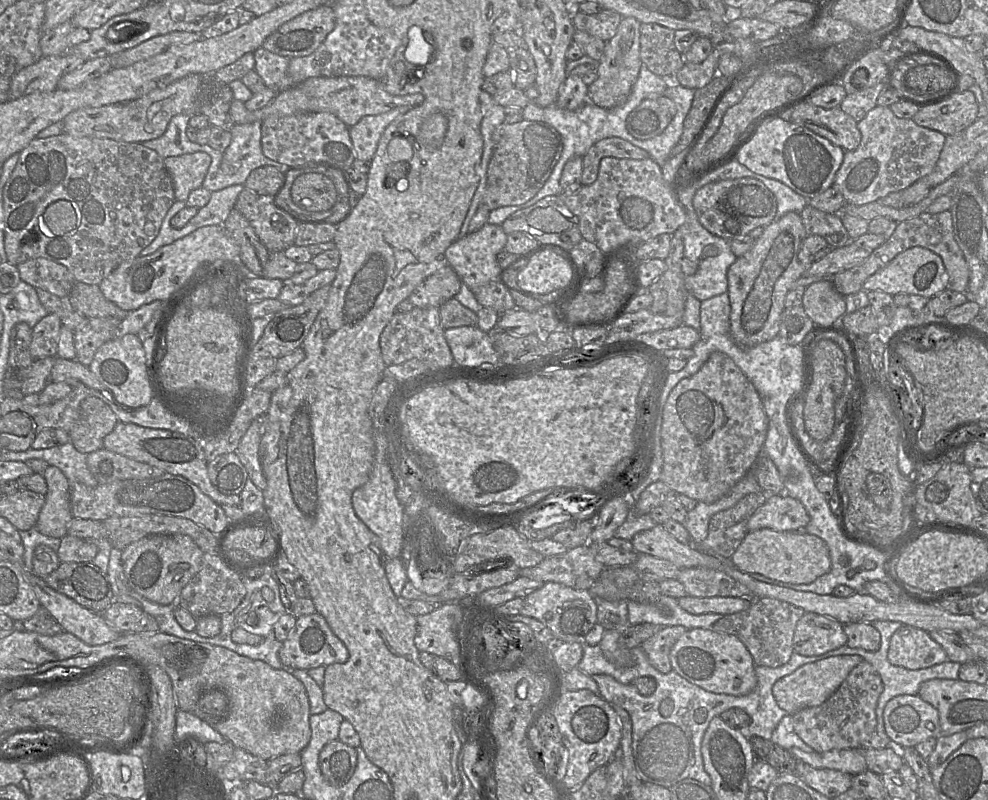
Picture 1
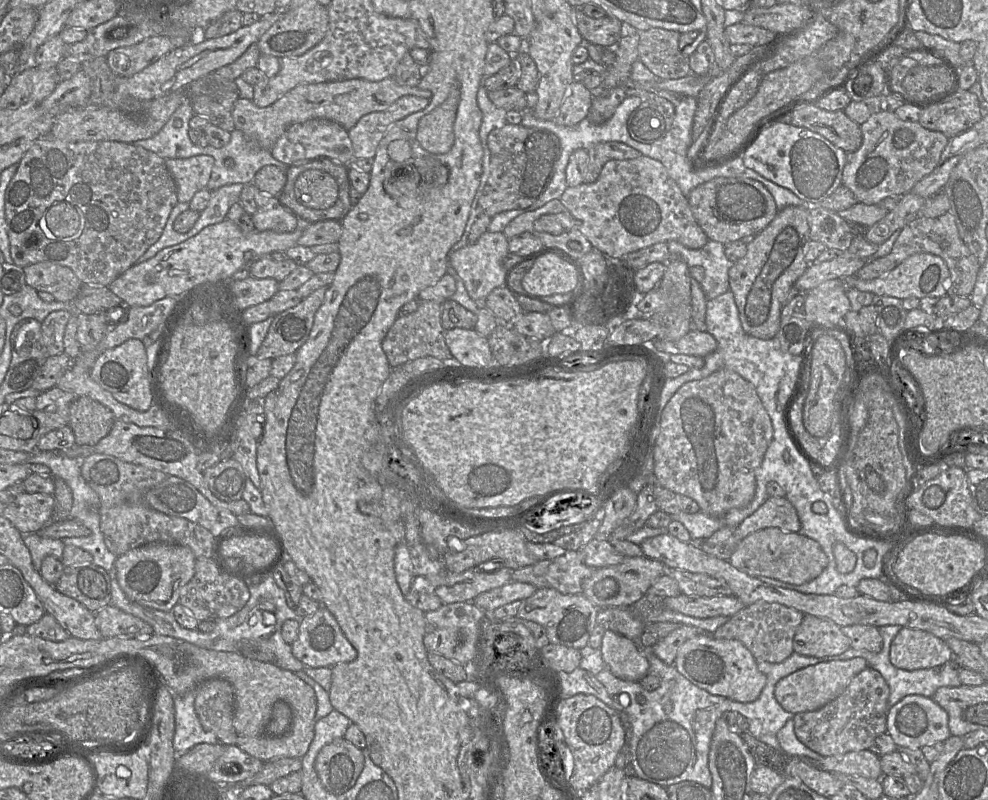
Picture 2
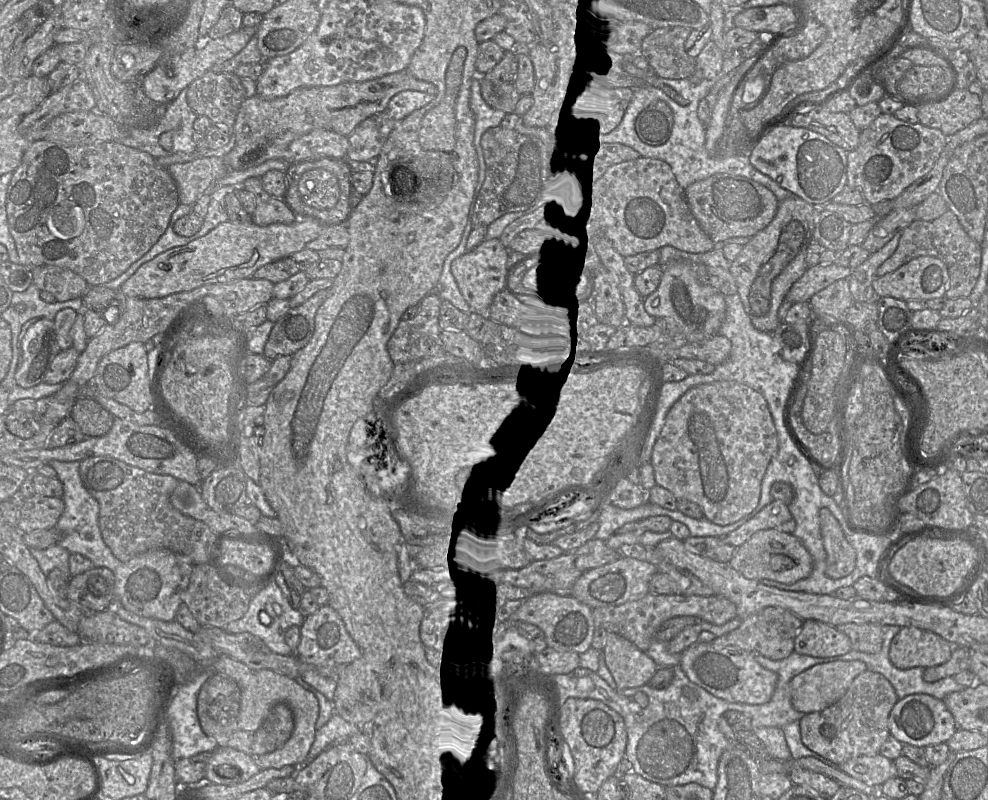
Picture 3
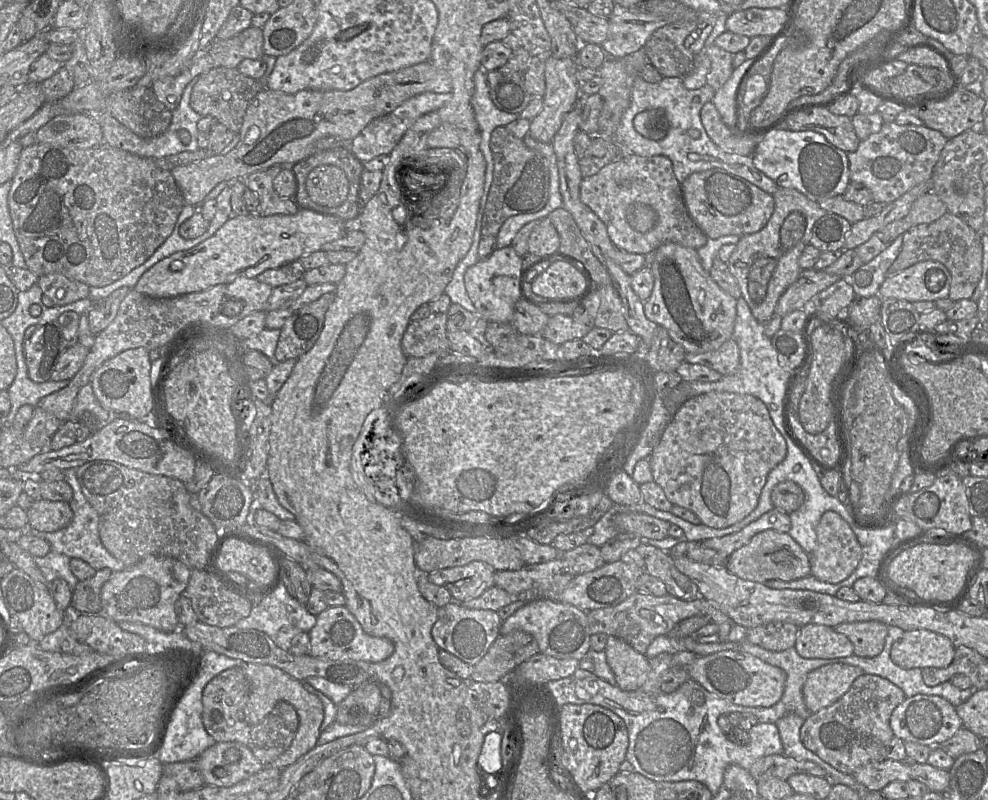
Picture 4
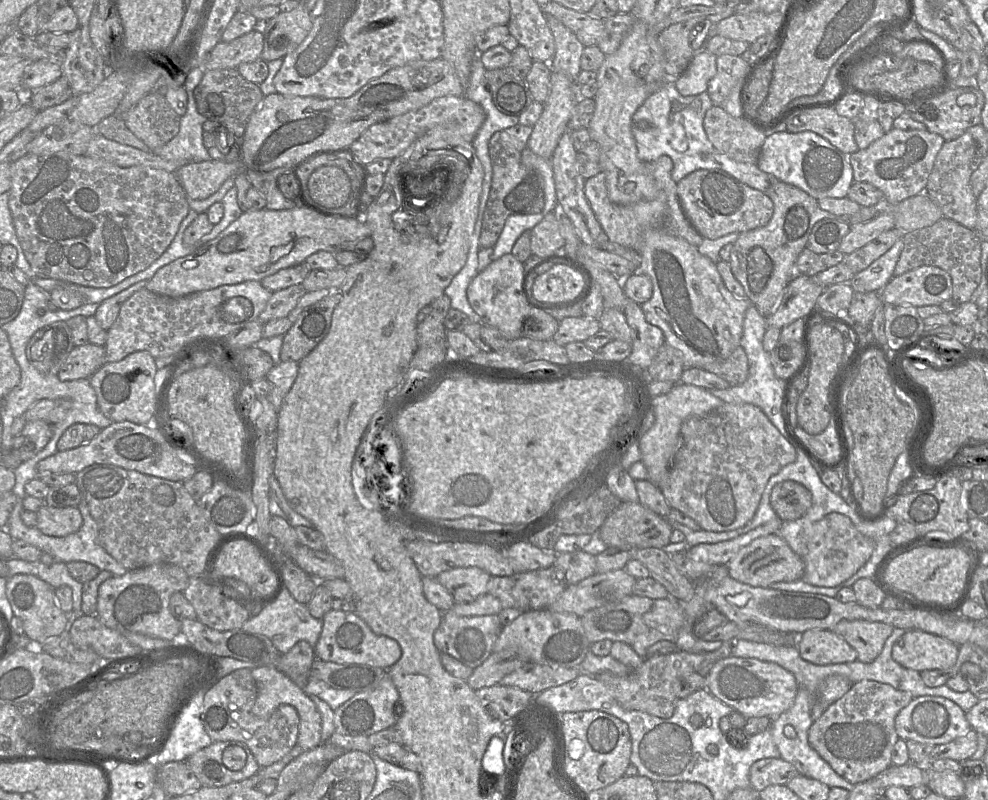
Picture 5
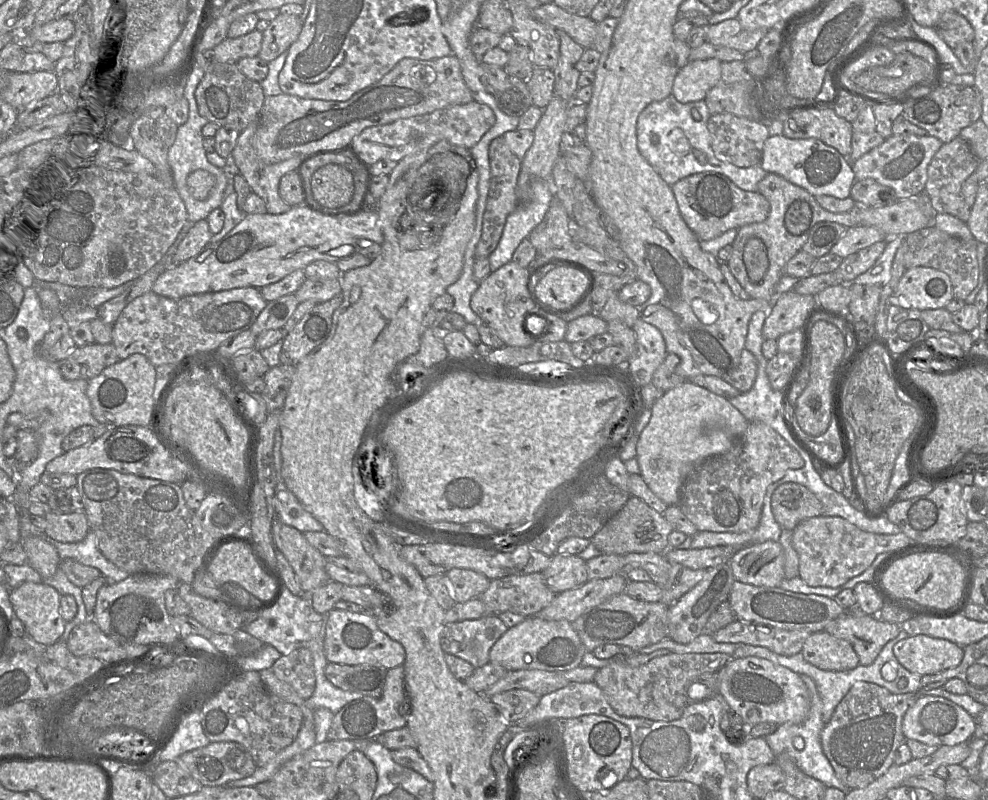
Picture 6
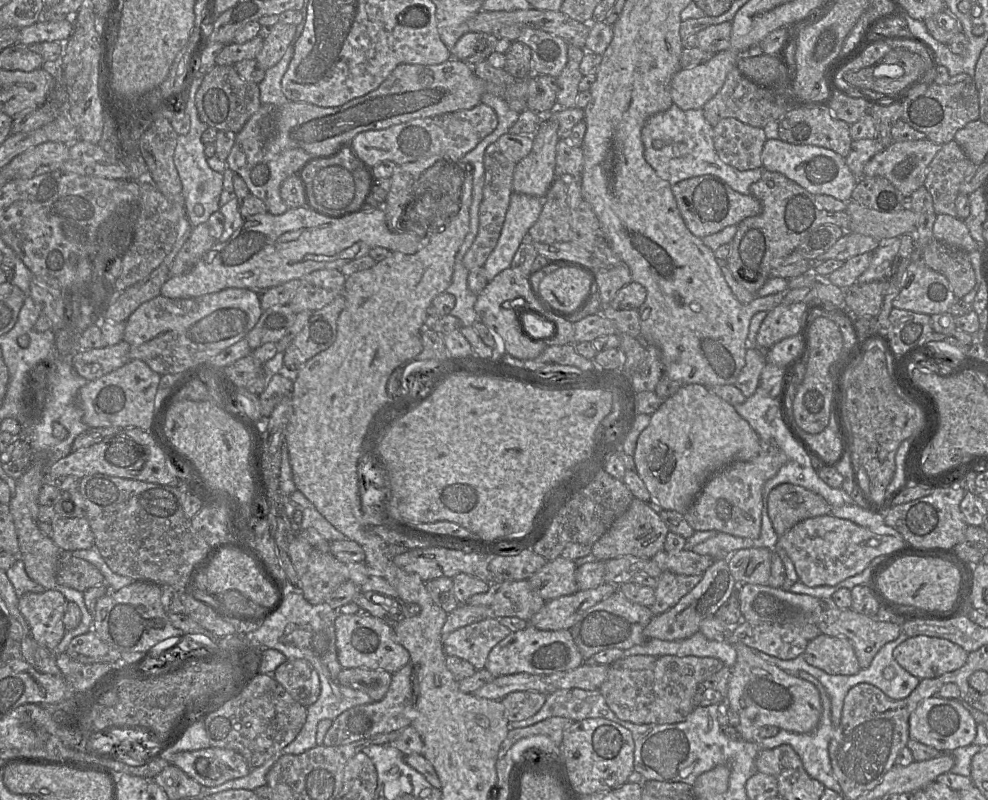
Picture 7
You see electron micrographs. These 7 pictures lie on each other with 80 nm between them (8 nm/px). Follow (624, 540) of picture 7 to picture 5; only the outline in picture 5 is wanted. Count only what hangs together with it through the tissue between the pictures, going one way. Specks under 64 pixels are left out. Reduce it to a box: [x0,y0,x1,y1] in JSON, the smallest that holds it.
[599,502,672,550]

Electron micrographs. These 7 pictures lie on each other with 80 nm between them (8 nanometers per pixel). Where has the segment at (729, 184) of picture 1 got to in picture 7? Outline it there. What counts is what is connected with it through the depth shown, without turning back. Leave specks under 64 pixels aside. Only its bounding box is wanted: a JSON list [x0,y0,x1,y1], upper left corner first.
[672,174,762,239]

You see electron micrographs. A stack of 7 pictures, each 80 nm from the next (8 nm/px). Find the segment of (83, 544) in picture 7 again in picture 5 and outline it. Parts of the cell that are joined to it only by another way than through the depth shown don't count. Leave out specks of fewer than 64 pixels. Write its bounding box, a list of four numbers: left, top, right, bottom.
[36,504,83,537]

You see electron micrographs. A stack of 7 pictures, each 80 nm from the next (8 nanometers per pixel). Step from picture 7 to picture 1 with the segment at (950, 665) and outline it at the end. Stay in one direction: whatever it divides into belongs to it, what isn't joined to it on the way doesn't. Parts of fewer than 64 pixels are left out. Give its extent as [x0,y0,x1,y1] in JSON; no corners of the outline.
[887,625,948,670]

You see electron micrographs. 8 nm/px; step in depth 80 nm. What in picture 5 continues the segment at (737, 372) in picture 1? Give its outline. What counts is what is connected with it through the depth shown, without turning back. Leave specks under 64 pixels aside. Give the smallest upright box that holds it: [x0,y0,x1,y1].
[659,402,796,530]

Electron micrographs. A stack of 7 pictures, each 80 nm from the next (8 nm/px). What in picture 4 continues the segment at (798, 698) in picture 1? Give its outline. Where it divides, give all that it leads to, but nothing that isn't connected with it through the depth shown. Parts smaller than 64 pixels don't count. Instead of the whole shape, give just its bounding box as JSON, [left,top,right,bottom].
[803,663,863,713]

